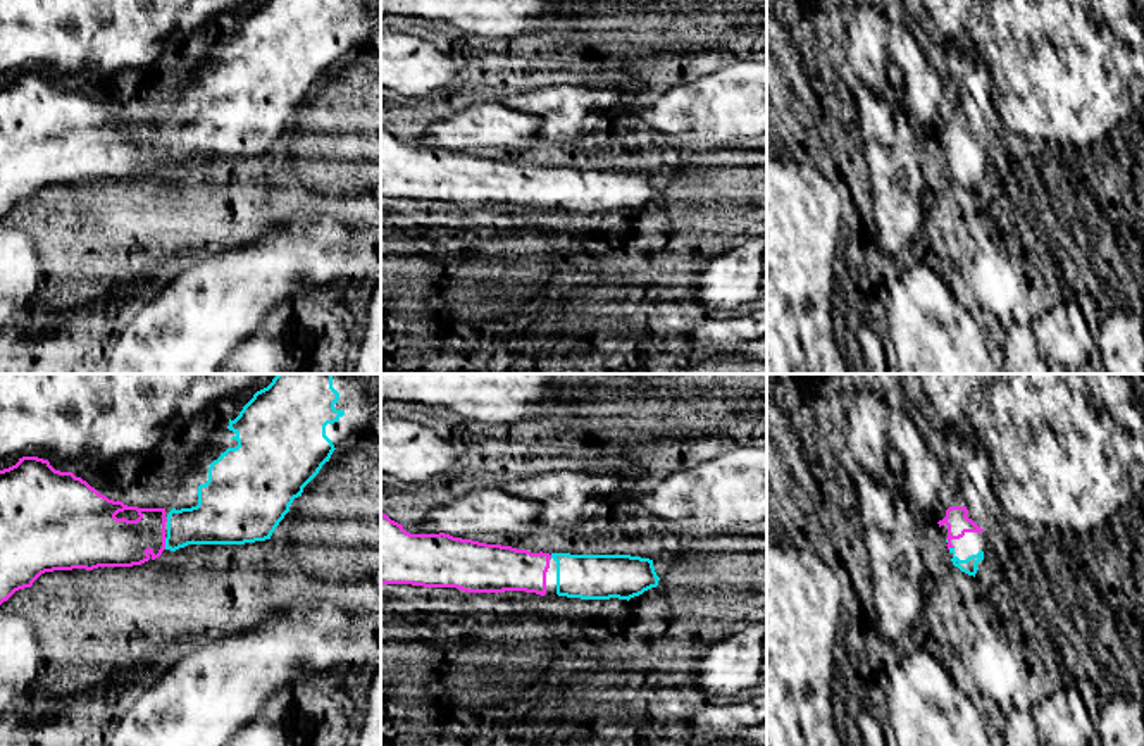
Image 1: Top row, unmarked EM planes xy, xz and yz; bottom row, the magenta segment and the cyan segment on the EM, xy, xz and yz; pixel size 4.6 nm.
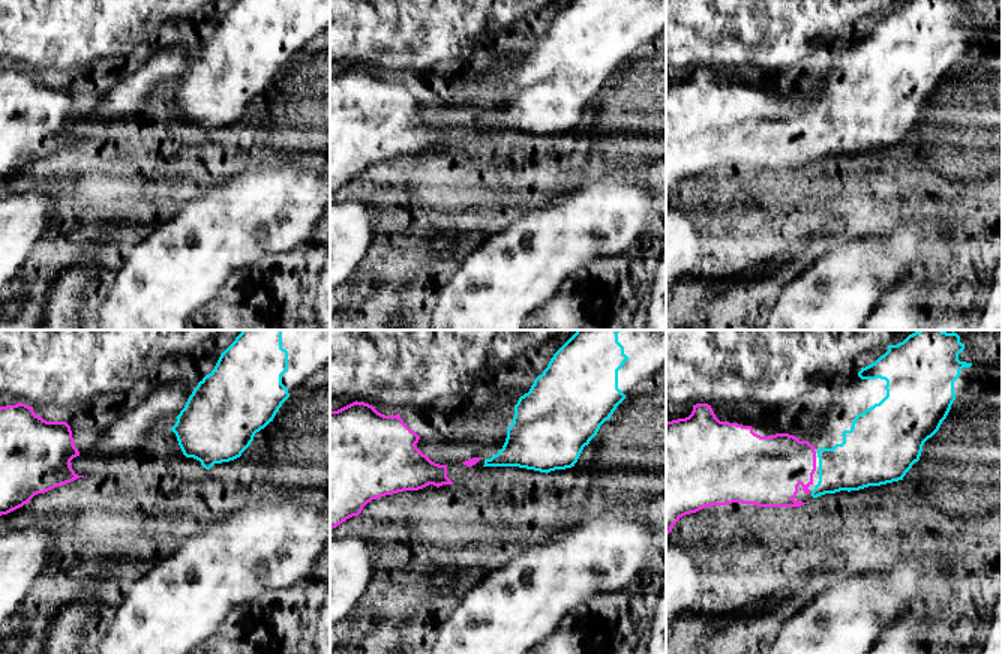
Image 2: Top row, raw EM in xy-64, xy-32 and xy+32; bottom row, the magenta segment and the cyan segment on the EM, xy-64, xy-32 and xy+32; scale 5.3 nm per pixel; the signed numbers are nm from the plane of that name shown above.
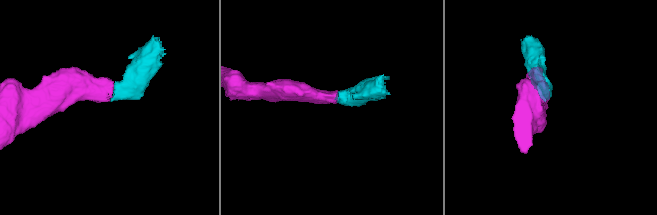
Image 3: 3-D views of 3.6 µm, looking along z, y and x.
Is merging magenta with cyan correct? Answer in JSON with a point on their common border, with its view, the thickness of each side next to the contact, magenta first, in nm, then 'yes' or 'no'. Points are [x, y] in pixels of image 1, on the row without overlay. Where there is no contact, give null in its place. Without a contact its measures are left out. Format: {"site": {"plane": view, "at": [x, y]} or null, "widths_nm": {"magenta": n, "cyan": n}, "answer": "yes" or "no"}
{"site": {"plane": "xy", "at": [164, 157]}, "widths_nm": {"magenta": 240, "cyan": 220}, "answer": "yes"}

